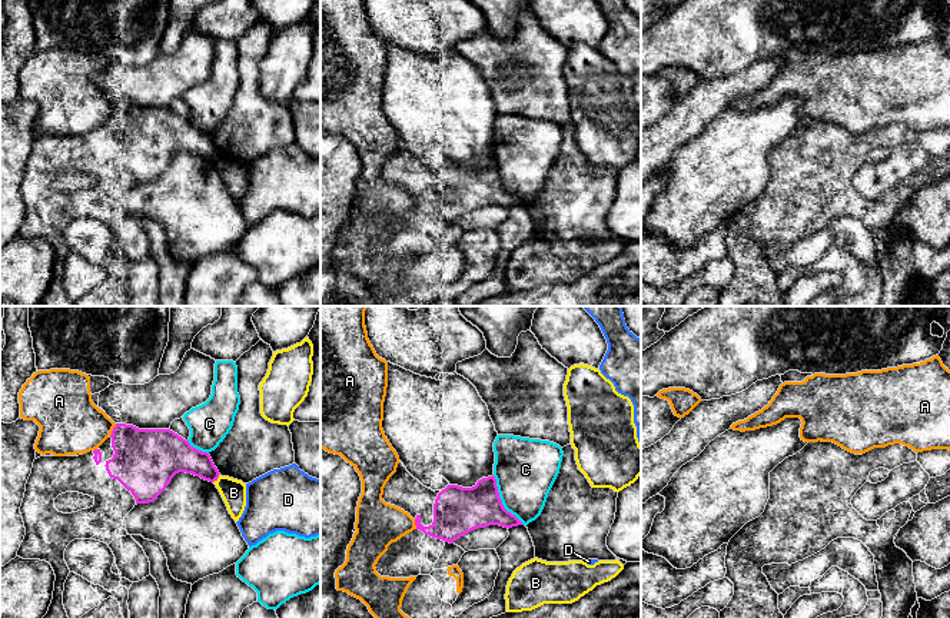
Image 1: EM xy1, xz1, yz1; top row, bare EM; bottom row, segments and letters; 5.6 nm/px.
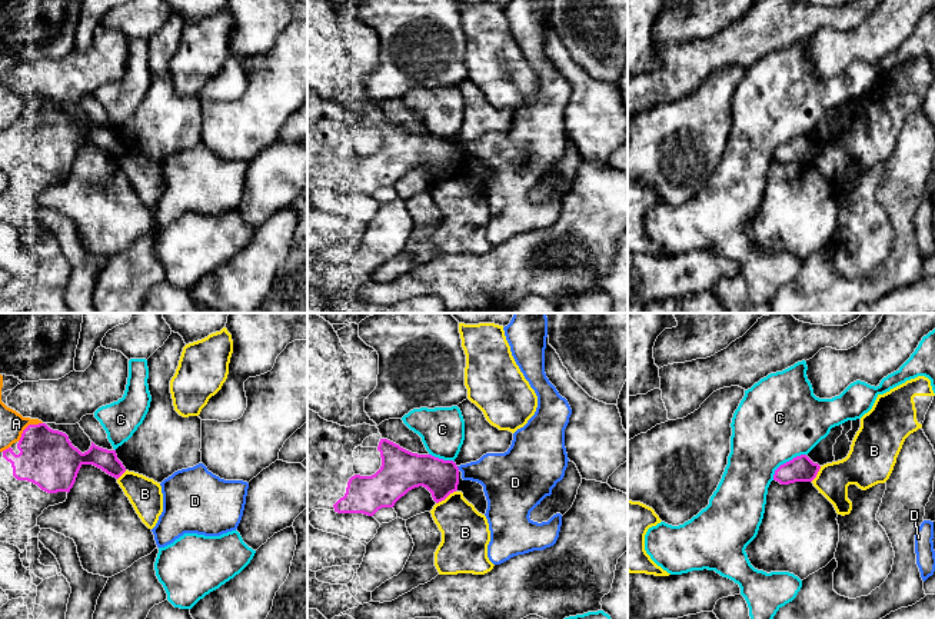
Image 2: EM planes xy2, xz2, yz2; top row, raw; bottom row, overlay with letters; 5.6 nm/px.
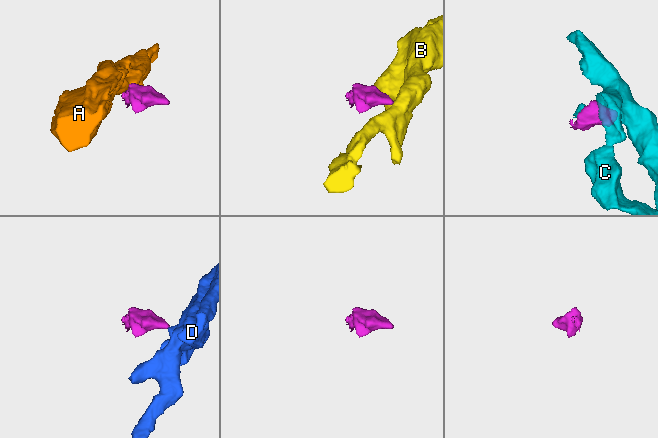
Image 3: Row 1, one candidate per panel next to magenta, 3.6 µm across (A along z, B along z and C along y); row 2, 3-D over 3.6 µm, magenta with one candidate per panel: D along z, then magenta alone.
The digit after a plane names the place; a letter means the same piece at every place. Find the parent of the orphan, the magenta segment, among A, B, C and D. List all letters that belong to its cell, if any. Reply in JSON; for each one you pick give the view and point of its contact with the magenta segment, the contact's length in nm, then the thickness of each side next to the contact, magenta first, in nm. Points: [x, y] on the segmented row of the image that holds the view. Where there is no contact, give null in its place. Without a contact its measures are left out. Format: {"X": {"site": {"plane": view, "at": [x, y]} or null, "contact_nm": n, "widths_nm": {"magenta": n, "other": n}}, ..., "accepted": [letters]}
{"accepted": []}

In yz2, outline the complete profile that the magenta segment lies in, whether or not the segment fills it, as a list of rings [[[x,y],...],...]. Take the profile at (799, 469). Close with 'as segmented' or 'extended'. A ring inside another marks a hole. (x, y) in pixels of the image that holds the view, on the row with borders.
[[[806,455],[793,457],[792,460],[781,465],[773,475],[773,480],[781,485],[789,485],[795,482],[812,482],[821,466],[813,463]]] | as segmented

